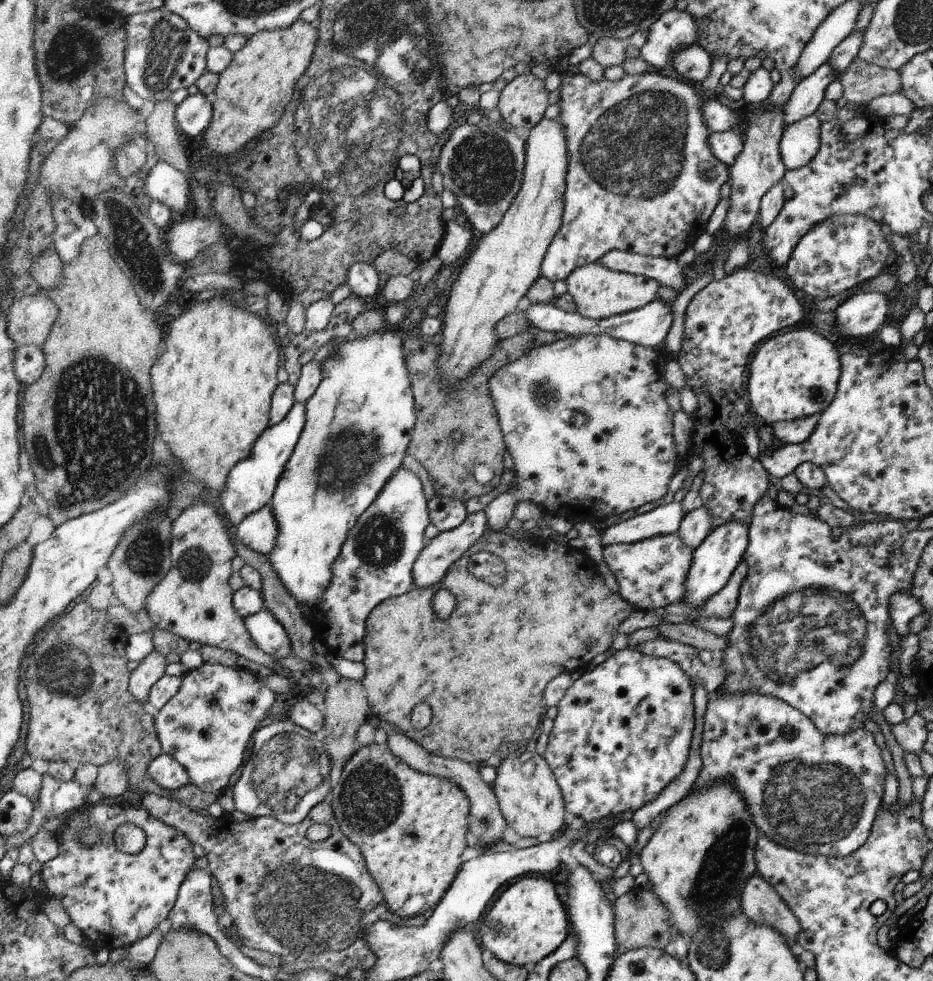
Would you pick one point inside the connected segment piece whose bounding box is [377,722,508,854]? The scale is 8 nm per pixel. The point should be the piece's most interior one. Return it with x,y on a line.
487,824

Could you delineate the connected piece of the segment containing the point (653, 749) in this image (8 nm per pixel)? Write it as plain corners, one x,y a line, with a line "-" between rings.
626,647
608,657
604,662
594,668
594,670
586,671
572,683
572,686
568,688
566,694
557,704
558,713
554,719
553,729
549,734
547,748
543,753
544,758
551,765
559,781
559,787
563,789
567,811
571,818
578,816
578,818
583,818
588,825
594,825
603,819
610,819
611,817
622,815
627,811
634,814
639,808
658,799
660,794
679,778
684,767
688,764
695,730
695,704
692,704
692,684
690,684
688,677
683,671
683,668
678,666
673,660
645,655
632,647

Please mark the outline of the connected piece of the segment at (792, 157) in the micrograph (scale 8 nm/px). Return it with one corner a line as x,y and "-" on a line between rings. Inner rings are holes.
816,115
807,116
787,126
780,143
786,169
792,171
806,167
819,152
820,137
820,122

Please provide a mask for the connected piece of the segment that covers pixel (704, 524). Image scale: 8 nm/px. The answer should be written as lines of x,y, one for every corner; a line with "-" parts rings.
698,503
694,510
683,516
678,534
686,544
695,550
713,529
712,519
709,508

